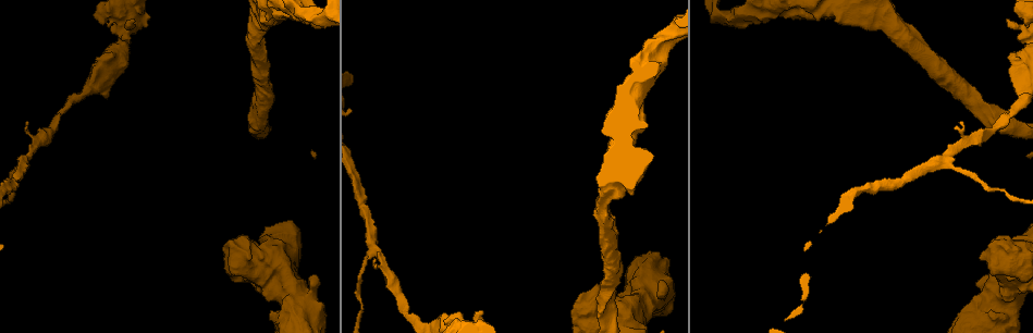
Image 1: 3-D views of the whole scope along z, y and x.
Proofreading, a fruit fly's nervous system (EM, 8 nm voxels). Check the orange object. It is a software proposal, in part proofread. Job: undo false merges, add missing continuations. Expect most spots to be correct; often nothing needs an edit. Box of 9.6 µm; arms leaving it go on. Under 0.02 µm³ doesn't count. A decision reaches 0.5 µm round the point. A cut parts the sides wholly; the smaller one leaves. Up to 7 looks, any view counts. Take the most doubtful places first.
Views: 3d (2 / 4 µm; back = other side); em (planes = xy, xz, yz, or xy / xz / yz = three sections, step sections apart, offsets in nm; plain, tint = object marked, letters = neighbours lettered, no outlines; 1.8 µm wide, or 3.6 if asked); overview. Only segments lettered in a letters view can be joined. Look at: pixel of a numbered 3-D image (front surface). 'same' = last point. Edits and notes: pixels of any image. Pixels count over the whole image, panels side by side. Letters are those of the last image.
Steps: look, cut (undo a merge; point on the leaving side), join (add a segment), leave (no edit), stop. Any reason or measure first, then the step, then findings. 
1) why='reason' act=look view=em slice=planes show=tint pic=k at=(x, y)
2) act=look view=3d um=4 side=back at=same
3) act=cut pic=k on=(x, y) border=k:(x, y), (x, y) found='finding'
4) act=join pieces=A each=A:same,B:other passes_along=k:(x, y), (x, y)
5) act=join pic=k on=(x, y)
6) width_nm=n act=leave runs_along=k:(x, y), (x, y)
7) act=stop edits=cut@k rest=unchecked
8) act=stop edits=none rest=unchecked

why='stops while still wide' act=look view=em um=3.6 slice=planes show=letters pic=1 at=(599, 284)

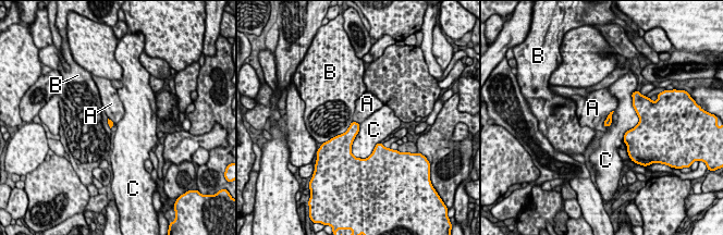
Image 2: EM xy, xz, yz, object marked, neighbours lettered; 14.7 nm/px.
act=leave each=A:other,B:other,C:other border=2:(613, 110), (607, 116), (604, 127) found='none of them fits'

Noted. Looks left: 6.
why='calibre changes' act=look view=3d um=2 pic=1 at=(56, 114)

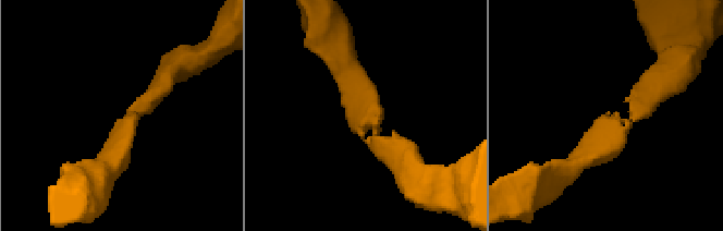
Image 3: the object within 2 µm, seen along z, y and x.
arm_widths_nm=220,220 why='shape alone is not enough' act=look view=em slice=planes show=letters pic=3 at=(618, 119)

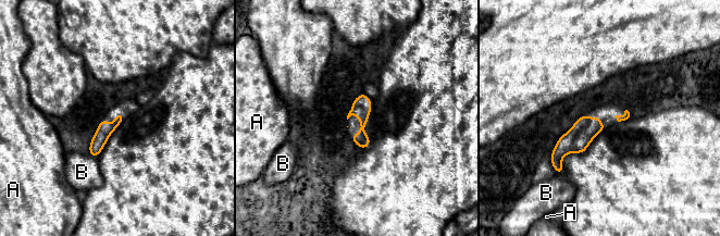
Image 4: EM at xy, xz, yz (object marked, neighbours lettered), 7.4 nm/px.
width_nm=120 act=leave each=A:other,B:other runs_along=4:(119, 115), (92, 152) found='one neuron here'

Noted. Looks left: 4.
why='free end' act=look view=3d um=2 pic=1 at=(133, 18)

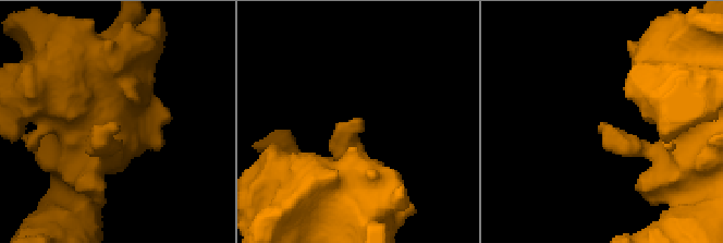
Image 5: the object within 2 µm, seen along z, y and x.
why='need the tissue' act=look view=em slice=planes show=tint pic=5 at=(355, 122)

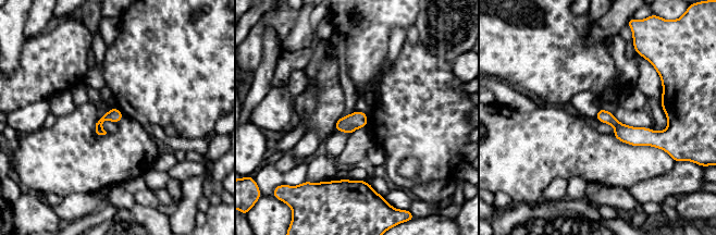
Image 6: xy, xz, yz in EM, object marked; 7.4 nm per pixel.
act=look view=em slice=planes show=letters at=same

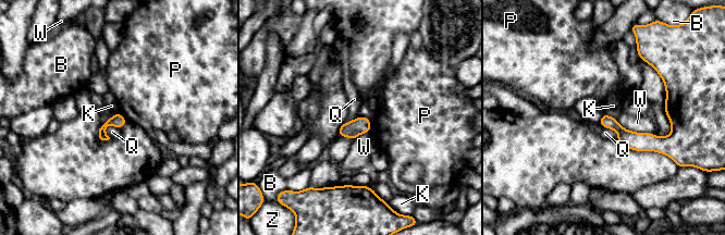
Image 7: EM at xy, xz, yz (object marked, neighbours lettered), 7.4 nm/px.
act=leave each=B:other,K:other,P:other,Q:other,W:other,Z:other found='no lettered segment goes on from it'

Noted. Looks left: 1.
act=stop edits=none rest=unchecked

